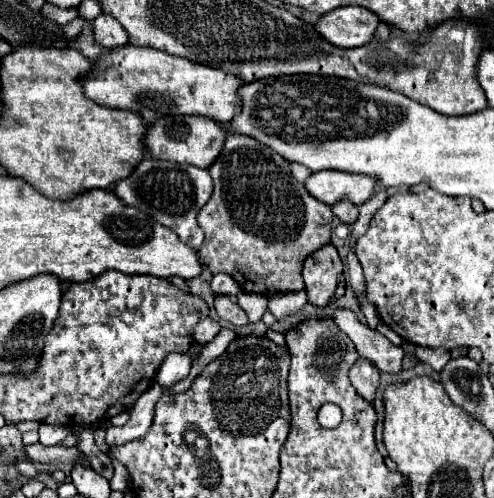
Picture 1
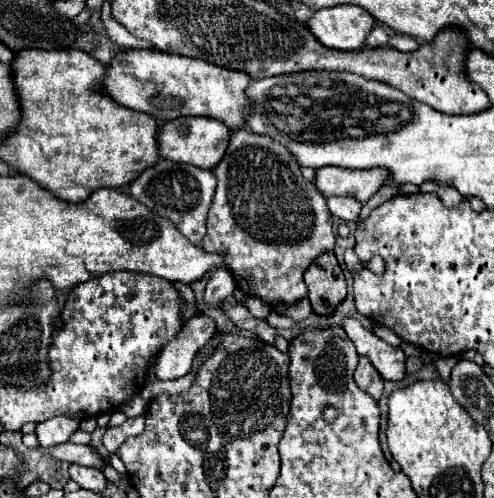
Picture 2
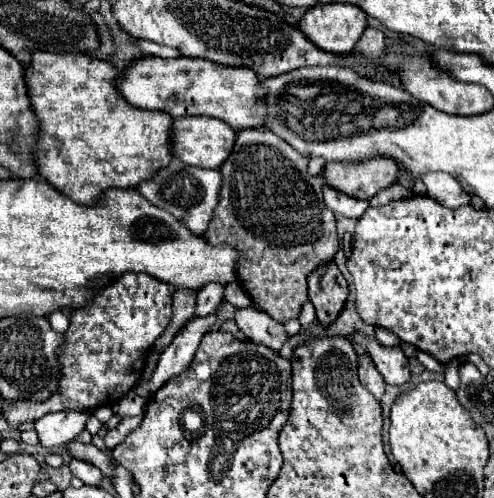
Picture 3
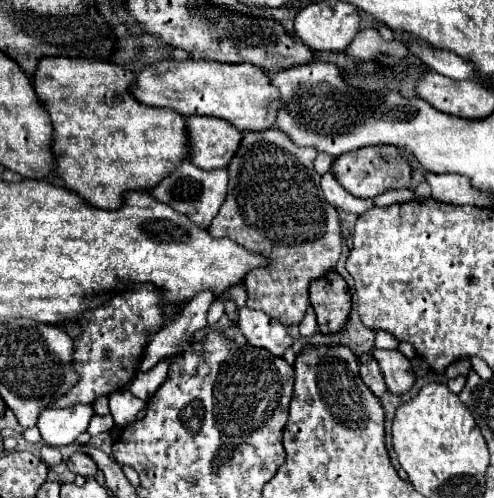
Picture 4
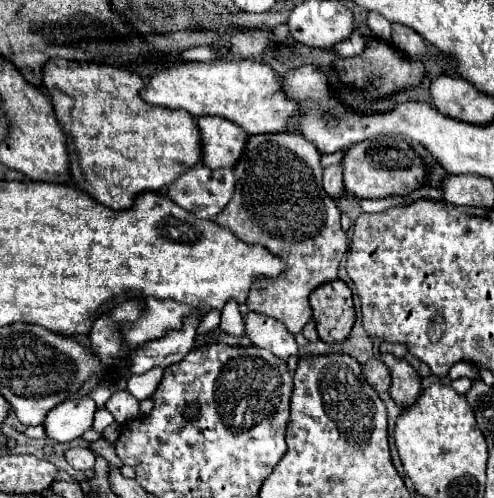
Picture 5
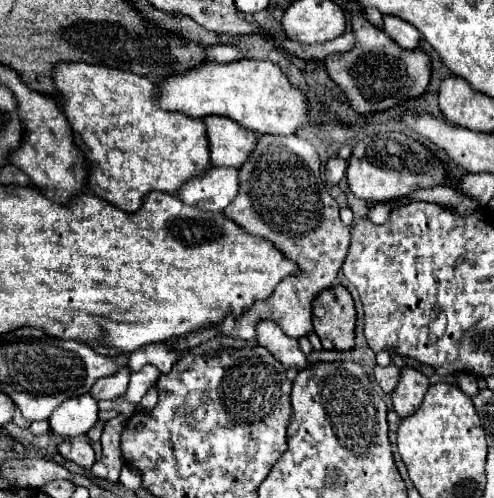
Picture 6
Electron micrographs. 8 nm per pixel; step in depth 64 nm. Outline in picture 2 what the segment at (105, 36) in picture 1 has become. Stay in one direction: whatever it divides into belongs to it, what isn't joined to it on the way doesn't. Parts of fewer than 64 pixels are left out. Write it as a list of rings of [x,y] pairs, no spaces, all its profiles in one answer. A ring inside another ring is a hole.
[[[104,2],[104,6],[102,6],[102,26],[104,26],[104,32],[106,32],[108,40],[112,40],[112,44],[116,44],[120,48],[152,48],[150,42],[134,38],[120,22],[116,22],[112,18],[108,2]]]

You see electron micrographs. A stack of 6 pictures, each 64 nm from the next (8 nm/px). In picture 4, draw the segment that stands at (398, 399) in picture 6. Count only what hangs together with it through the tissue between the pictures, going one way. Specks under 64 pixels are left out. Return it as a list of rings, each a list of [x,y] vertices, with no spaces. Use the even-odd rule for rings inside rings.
[[[372,348],[372,356],[380,364],[380,370],[384,374],[384,380],[390,392],[404,394],[412,388],[416,376],[410,366],[410,360],[400,350]]]

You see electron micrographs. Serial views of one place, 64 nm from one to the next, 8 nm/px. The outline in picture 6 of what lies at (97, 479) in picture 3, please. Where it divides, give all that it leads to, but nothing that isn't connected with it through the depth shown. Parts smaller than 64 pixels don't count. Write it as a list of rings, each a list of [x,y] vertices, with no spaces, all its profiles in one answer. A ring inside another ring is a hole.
[[[68,440],[68,442],[62,442],[58,444],[58,452],[64,460],[68,462],[74,462],[82,468],[90,468],[96,460],[94,460],[94,450],[92,446],[86,442],[86,440]]]

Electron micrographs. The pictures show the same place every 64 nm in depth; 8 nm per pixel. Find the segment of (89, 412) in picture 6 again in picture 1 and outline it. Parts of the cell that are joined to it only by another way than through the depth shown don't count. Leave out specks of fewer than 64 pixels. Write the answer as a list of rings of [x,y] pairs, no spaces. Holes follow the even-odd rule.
[[[40,424],[38,434],[40,434],[40,444],[44,446],[56,446],[60,444],[66,436],[68,436],[68,428],[66,426],[50,426],[50,424]]]

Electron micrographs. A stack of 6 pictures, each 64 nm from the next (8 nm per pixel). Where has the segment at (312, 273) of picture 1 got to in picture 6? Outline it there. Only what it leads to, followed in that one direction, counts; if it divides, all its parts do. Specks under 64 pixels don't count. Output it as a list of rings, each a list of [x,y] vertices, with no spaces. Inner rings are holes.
[[[334,286],[316,296],[312,302],[314,308],[314,332],[318,334],[322,346],[326,350],[350,350],[354,346],[354,324],[356,324],[356,310],[350,292],[344,286]]]

